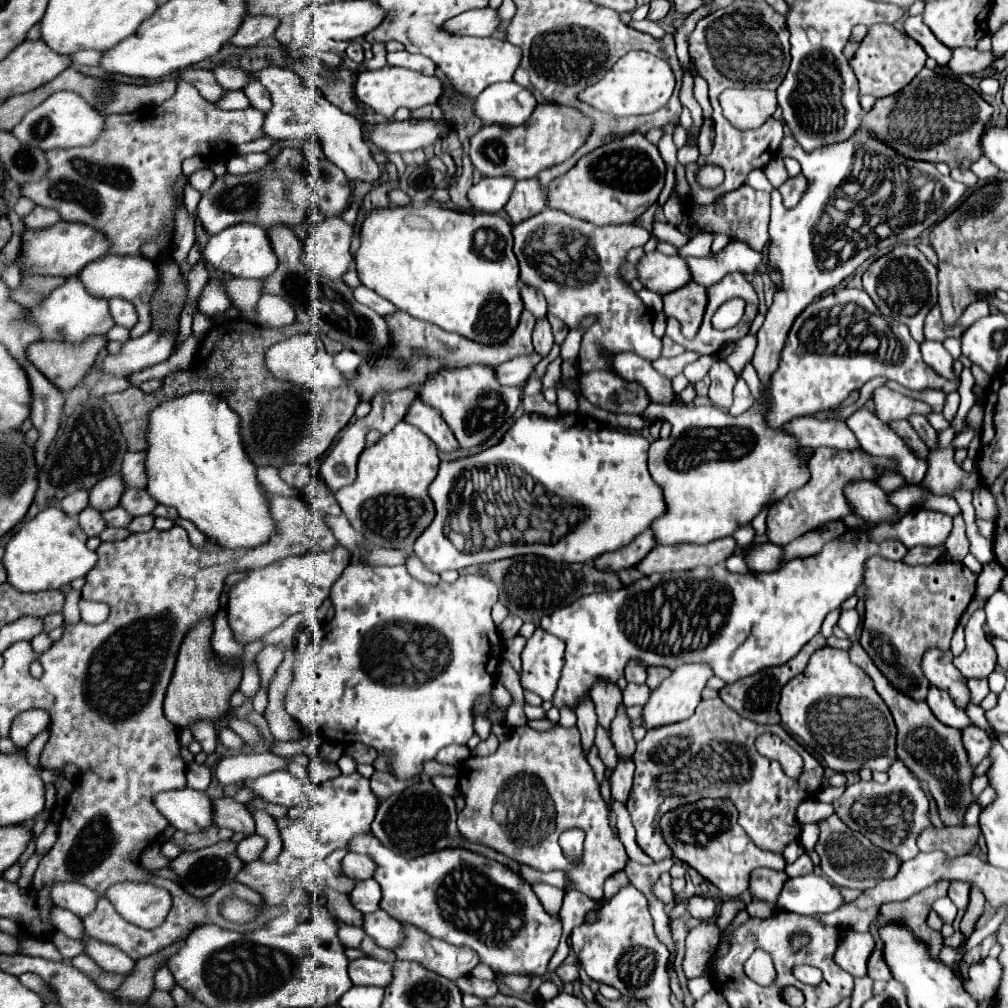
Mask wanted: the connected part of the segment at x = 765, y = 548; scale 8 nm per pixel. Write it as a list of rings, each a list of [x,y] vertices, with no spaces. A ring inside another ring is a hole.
[[[764,543],[764,545],[754,545],[750,555],[746,557],[746,563],[750,571],[772,571],[780,567],[782,563],[782,547],[776,547],[774,543]]]

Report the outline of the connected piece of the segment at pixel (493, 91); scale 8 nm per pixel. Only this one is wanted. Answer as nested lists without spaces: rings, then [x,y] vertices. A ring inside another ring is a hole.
[[[494,83],[486,87],[476,99],[476,115],[482,117],[486,123],[496,125],[522,125],[536,107],[536,99],[532,91],[526,87],[510,83]]]

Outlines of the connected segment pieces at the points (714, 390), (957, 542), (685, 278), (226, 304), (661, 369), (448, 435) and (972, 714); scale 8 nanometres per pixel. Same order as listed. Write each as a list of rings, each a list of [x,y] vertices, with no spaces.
[[[718,359],[712,367],[710,367],[710,379],[712,379],[712,385],[710,385],[710,399],[714,401],[714,405],[722,407],[722,409],[728,409],[732,405],[732,389],[738,381],[736,373],[728,367],[726,359]]]
[[[960,515],[954,519],[954,529],[946,541],[946,551],[950,553],[950,557],[954,561],[962,561],[966,557],[966,553],[970,551],[970,541],[966,537],[966,525]]]
[[[658,251],[644,255],[644,259],[638,263],[638,277],[646,289],[660,295],[672,293],[692,281],[686,259],[668,257]]]
[[[208,281],[202,289],[198,309],[206,315],[218,315],[218,313],[224,313],[230,307],[232,307],[232,301],[226,295],[224,285],[220,281]]]
[[[686,351],[686,353],[678,355],[678,357],[672,357],[672,359],[658,357],[652,365],[654,365],[654,369],[656,369],[660,375],[664,375],[664,377],[668,377],[668,379],[674,379],[676,375],[682,373],[682,369],[684,369],[688,363],[692,363],[692,361],[696,361],[696,359],[698,359],[696,353]]]
[[[416,401],[410,407],[410,411],[408,411],[408,415],[406,415],[404,421],[412,423],[424,435],[428,435],[442,453],[452,453],[452,451],[458,449],[458,441],[456,441],[454,433],[450,431],[450,427],[446,425],[446,421],[442,419],[440,411],[432,409],[432,405],[428,405],[424,401]]]
[[[968,705],[966,713],[968,713],[968,717],[972,719],[974,725],[978,725],[978,727],[986,729],[988,733],[992,733],[992,727],[988,725],[988,721],[986,721],[986,717],[984,717],[984,709],[982,709],[982,707],[978,707],[978,705]]]

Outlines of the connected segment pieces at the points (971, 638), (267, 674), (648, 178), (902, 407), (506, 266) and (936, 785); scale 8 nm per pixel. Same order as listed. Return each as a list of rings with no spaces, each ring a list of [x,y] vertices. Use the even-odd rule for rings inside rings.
[[[976,611],[964,633],[966,633],[966,649],[954,659],[954,665],[956,669],[966,677],[966,679],[972,679],[972,677],[988,677],[994,667],[996,667],[996,651],[994,647],[988,643],[986,639],[986,633],[984,633],[984,611]]]
[[[268,645],[264,647],[258,657],[256,657],[256,665],[258,665],[258,671],[260,671],[260,679],[262,679],[262,685],[270,685],[278,665],[282,663],[284,659],[284,649],[282,647],[274,647],[274,645]]]
[[[642,133],[626,135],[584,155],[566,175],[548,185],[548,205],[594,225],[634,223],[664,189],[666,163]]]
[[[878,387],[874,391],[874,403],[876,403],[876,415],[880,421],[896,421],[896,419],[908,419],[914,413],[928,415],[930,407],[922,401],[908,399],[896,391],[890,391],[888,387]]]
[[[434,203],[372,209],[360,227],[360,247],[354,253],[354,269],[364,287],[376,291],[416,319],[434,323],[446,331],[460,333],[478,343],[502,343],[518,325],[524,303],[518,291],[518,261],[512,253],[510,223],[502,213],[456,211]],[[476,231],[486,233],[482,247],[476,247]]]
[[[856,639],[852,641],[848,655],[850,655],[850,661],[856,663],[858,667],[862,667],[864,673],[874,681],[876,691],[880,693],[880,697],[884,699],[884,703],[892,711],[892,717],[894,717],[896,727],[898,727],[898,737],[896,737],[898,759],[904,761],[904,765],[908,765],[908,769],[912,771],[912,775],[916,775],[918,781],[926,783],[930,795],[934,797],[934,801],[938,805],[938,813],[940,813],[942,823],[946,827],[964,825],[964,811],[972,803],[976,803],[976,797],[970,791],[974,767],[968,765],[968,755],[964,753],[964,745],[960,741],[960,729],[952,729],[952,727],[940,723],[932,715],[930,707],[924,701],[914,701],[910,697],[906,697],[904,693],[900,693],[898,689],[894,689],[888,683],[888,679],[876,669],[876,665],[866,655],[866,651],[858,645]]]

